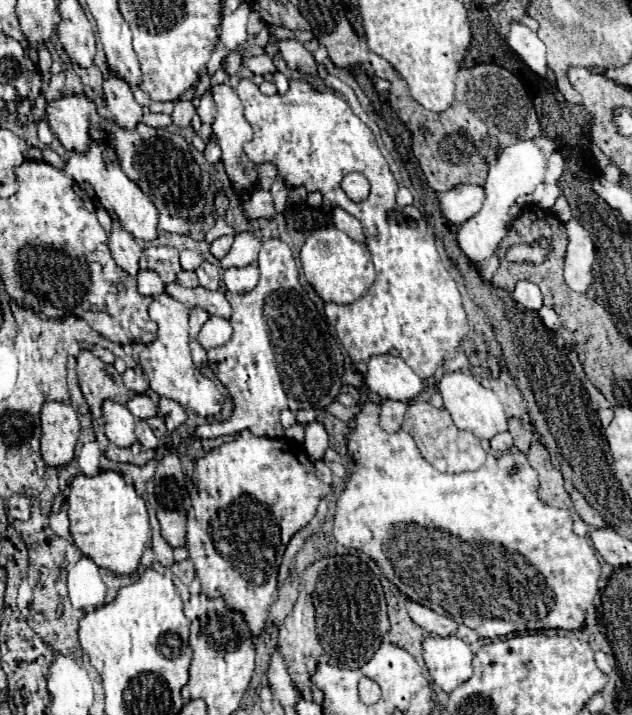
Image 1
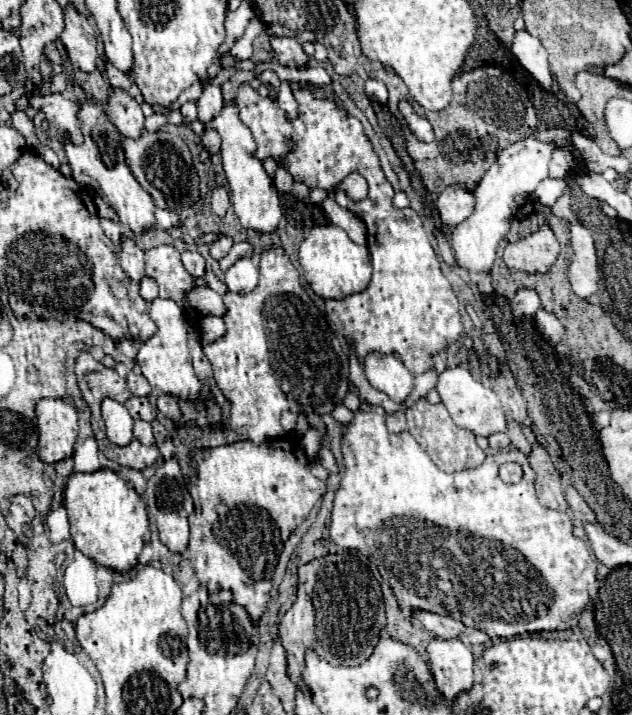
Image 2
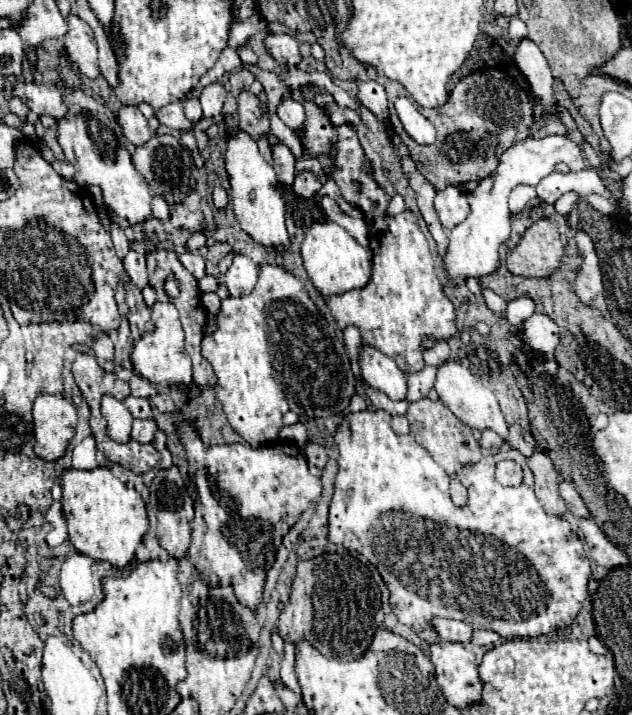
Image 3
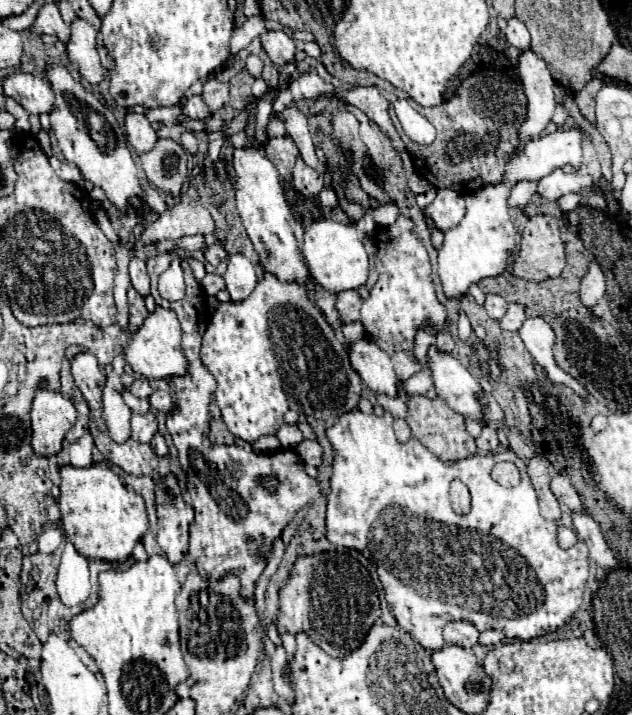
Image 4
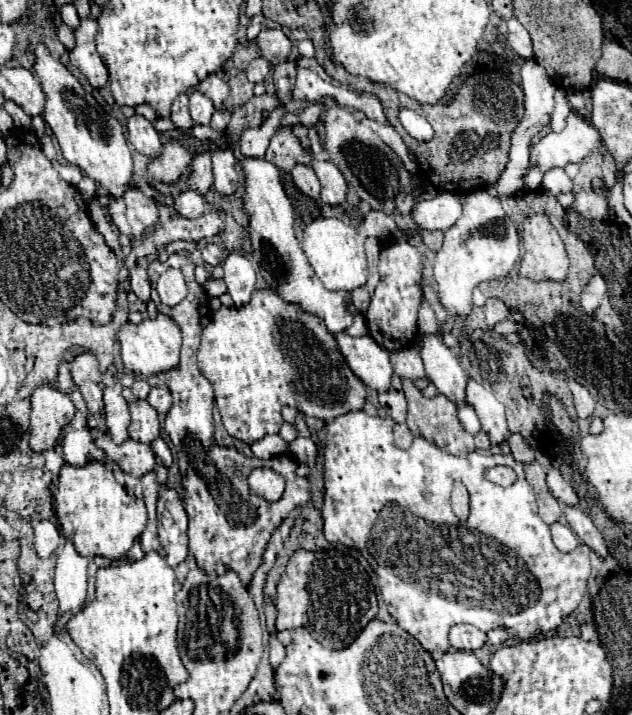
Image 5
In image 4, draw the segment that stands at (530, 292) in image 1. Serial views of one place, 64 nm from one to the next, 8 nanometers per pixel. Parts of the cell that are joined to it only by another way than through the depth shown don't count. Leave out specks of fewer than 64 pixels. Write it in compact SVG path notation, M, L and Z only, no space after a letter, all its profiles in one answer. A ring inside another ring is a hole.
M512 302L512 304L508 304L508 312L504 314L504 318L500 322L502 322L504 330L520 330L520 326L524 324L526 318L528 318L526 308L522 304Z

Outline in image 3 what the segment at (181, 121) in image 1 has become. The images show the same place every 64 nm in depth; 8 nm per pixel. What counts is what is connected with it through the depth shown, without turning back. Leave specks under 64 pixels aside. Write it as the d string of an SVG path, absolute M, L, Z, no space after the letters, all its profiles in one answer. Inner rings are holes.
M190 98L190 100L184 102L184 114L186 114L188 120L194 120L194 122L198 122L202 118L202 110L200 110L198 98Z

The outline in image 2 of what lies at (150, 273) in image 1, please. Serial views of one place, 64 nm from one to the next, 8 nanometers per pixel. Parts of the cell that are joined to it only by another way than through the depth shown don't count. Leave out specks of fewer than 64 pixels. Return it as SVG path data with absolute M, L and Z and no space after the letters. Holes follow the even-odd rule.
M144 276L144 280L140 280L140 296L146 302L152 302L158 296L158 284L156 284L156 280L152 280L150 276Z

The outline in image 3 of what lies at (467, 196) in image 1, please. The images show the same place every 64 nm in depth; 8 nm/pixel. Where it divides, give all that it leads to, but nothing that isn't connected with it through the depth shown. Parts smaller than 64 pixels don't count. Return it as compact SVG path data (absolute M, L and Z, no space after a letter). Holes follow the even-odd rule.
M448 186L446 190L438 192L436 194L436 200L434 200L434 206L438 210L438 216L440 216L442 226L446 226L446 228L454 228L470 212L470 204L468 204L466 194L462 194L454 186Z

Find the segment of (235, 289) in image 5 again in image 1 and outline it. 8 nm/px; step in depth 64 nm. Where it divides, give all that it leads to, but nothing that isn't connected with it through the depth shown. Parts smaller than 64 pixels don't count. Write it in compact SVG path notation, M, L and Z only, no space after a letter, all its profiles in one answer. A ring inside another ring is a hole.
M258 264L244 268L228 268L224 272L224 284L228 292L250 292L258 284Z

